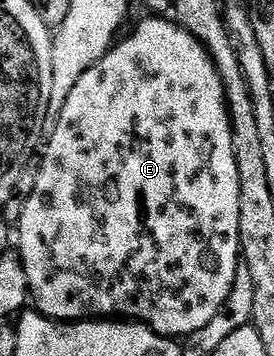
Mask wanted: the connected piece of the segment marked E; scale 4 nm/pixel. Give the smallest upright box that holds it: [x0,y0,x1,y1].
[17,19,241,340]

